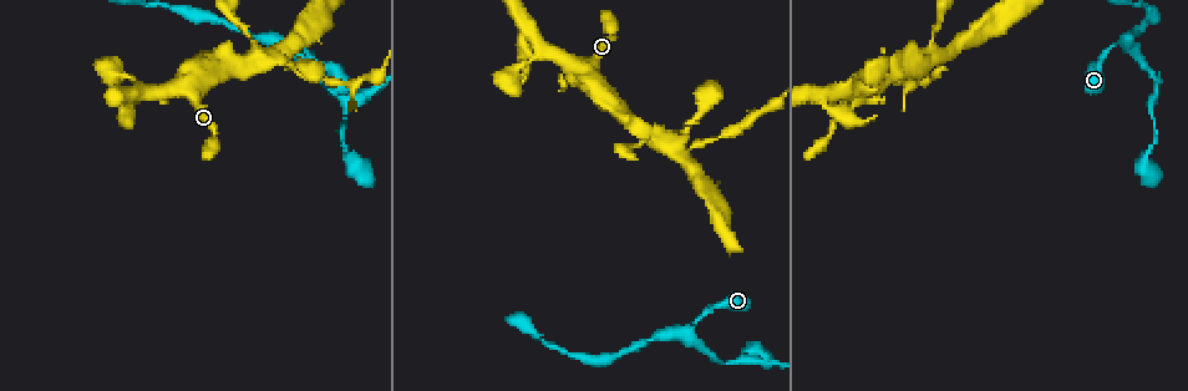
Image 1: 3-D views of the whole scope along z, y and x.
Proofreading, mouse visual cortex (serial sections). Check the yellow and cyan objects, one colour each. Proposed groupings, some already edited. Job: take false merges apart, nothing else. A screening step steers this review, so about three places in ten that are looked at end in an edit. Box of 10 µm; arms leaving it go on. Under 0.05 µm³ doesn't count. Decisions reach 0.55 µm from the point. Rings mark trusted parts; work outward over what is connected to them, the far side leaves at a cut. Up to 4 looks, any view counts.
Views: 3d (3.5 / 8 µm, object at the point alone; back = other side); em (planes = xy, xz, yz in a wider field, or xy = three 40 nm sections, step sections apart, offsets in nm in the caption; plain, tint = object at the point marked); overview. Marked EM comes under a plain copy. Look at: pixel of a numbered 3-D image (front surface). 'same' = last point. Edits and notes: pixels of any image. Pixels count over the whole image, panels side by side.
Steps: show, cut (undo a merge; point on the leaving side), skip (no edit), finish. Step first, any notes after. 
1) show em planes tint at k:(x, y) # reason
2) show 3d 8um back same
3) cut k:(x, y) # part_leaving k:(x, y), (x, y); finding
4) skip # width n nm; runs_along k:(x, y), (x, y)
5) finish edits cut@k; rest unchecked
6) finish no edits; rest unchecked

show 3d 3.5um at 1:(115, 74) # abrupt turn

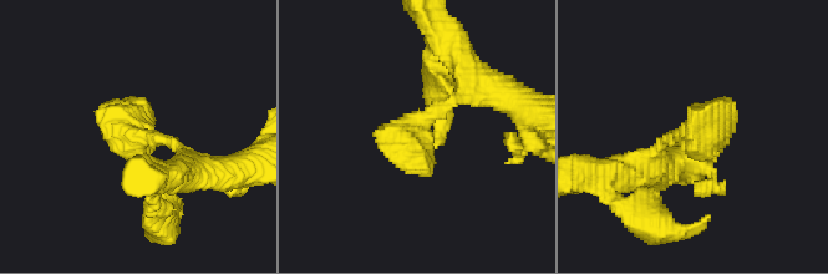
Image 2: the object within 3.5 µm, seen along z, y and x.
show em xy step 1 tint at 2:(133, 136) # now the EM

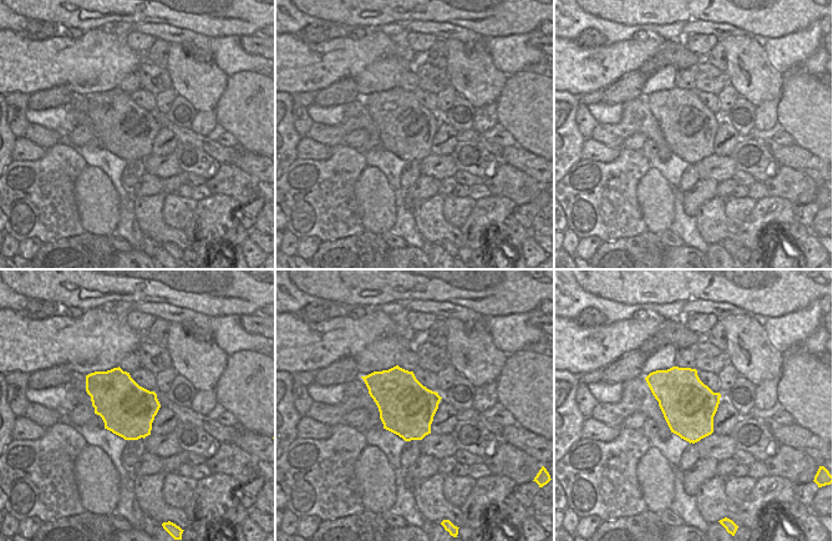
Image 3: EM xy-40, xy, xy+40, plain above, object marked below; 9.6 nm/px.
skip # runs_along 2:(654, 158), (731, 101); continuous, no second cell

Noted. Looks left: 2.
show em planes tint at 1:(291, 68) # small branch off a trunk

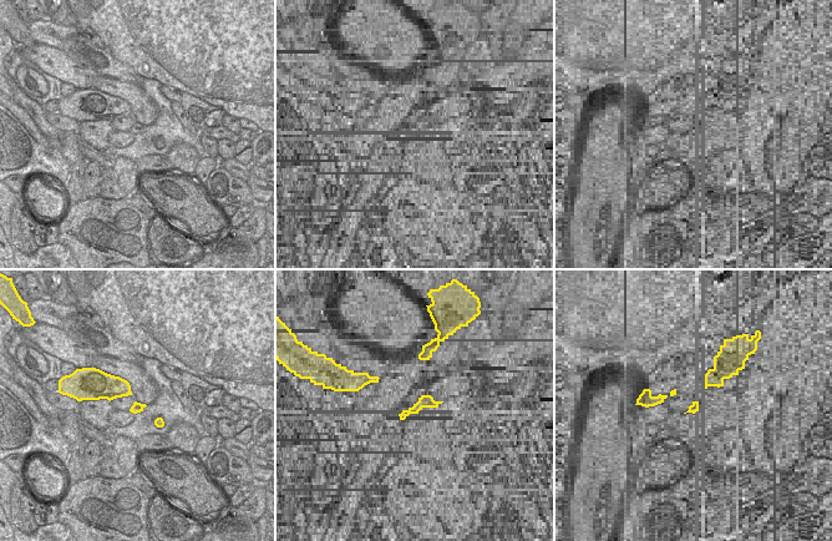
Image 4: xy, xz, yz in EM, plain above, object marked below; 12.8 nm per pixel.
show 3d 3.5um same # see where the arms go

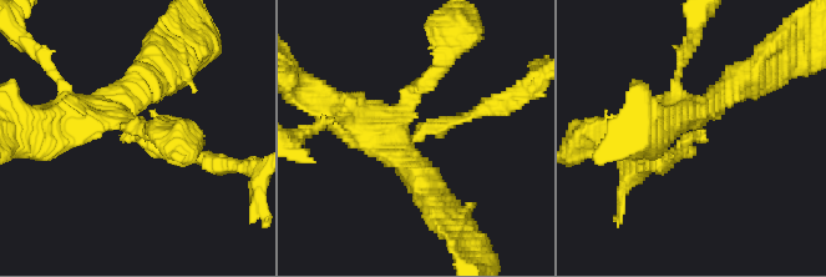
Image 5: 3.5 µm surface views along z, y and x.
cut 5:(446, 125) # arm_widths 150, 300, 400 nm; part_leaving 5:(414, 140), (510, 95); two cells meet here

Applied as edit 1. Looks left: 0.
finish edits cut@5; rest unchecked

